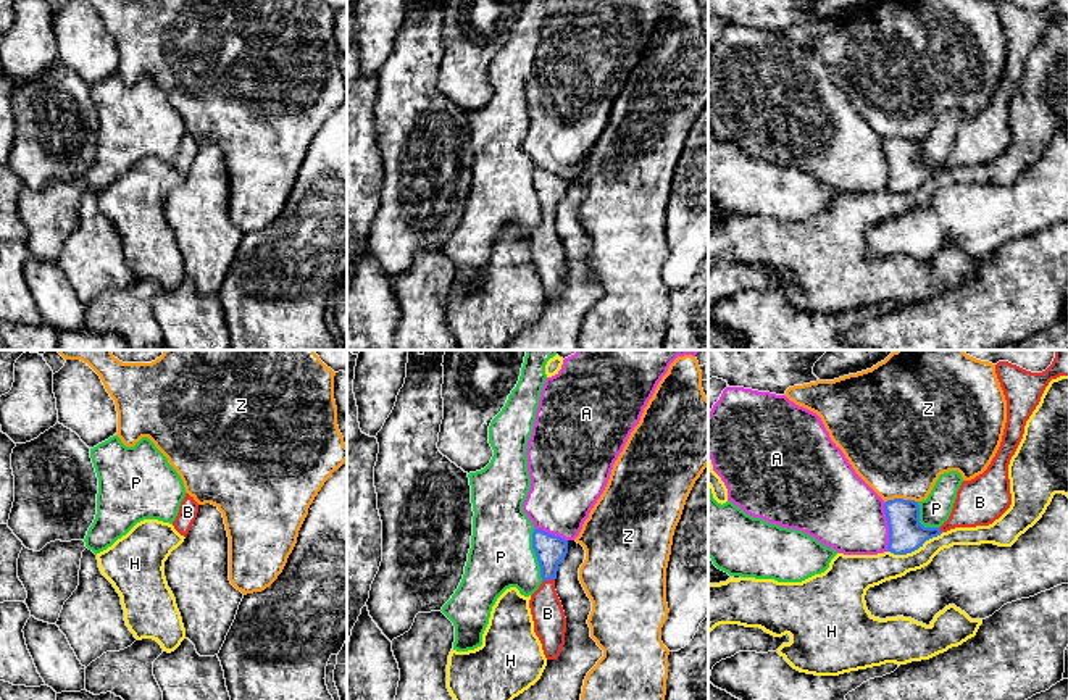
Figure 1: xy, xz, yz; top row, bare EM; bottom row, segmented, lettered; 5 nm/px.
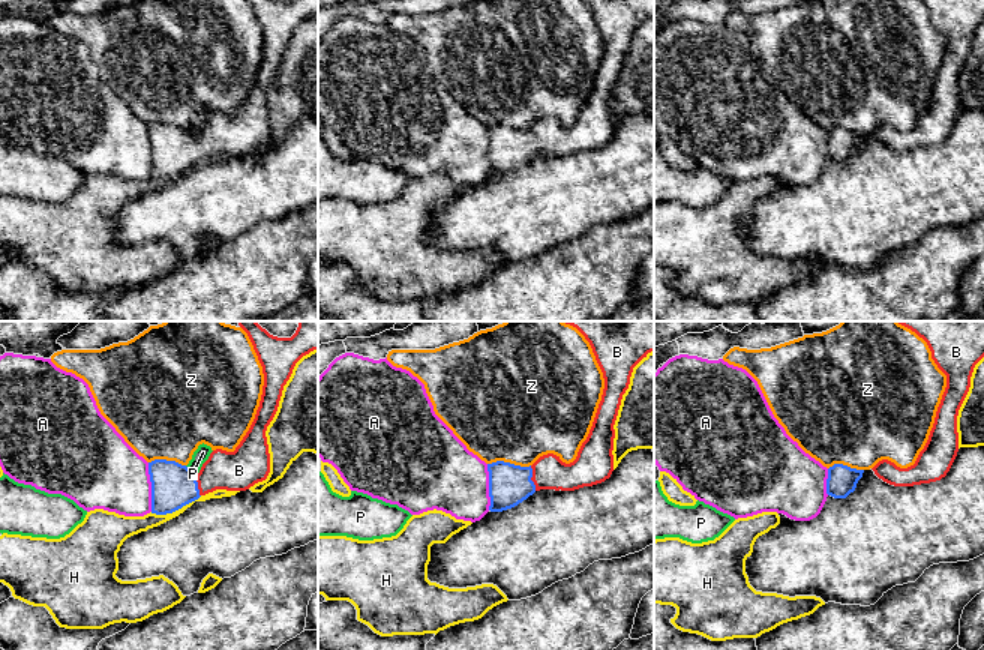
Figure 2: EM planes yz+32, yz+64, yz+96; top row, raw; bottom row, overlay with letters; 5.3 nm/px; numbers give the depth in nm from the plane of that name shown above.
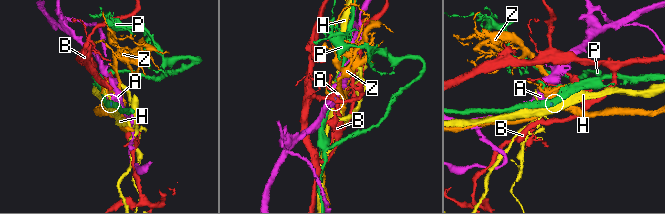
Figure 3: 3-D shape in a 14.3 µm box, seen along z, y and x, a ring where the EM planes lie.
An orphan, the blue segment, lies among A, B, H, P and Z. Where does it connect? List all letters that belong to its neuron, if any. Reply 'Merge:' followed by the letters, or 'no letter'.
Merge: B

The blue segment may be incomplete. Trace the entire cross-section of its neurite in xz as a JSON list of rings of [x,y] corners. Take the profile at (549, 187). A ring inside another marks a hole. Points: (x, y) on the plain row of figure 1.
[[[534,168],[532,187],[542,216],[542,223],[529,239],[534,271],[542,282],[545,297],[557,298],[565,284],[566,256],[555,229],[555,218],[558,203],[568,192],[568,179],[542,168]]]

